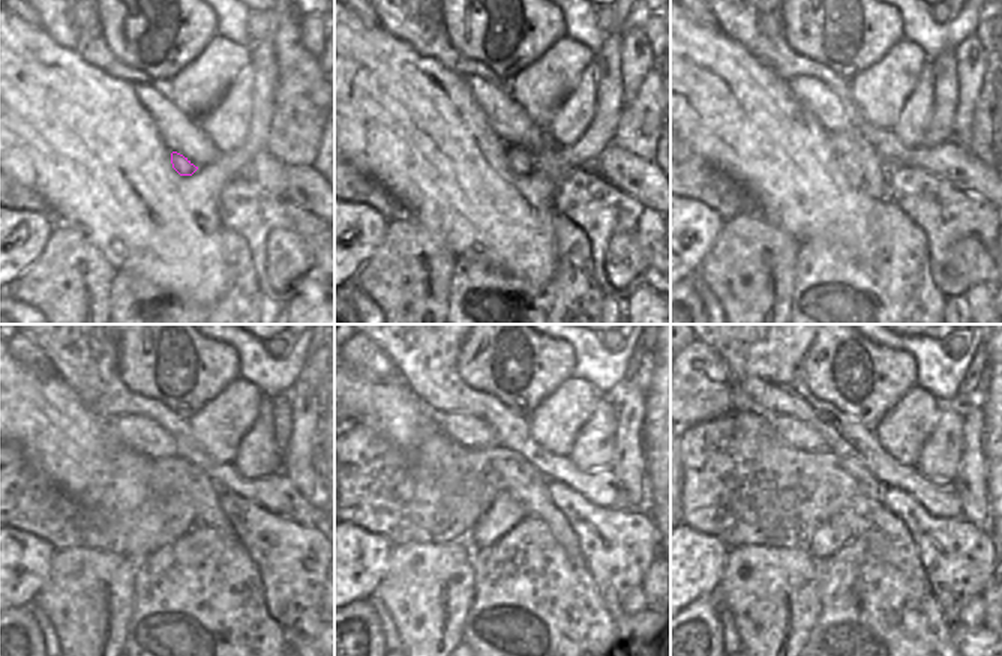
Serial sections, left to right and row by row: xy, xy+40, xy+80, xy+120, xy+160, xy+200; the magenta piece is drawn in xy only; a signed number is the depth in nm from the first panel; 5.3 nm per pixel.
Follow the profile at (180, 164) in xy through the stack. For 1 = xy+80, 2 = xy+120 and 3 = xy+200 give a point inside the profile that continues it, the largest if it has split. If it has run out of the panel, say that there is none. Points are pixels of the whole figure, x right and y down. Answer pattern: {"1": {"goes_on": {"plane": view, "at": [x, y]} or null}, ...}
{"1": {"goes_on": {"plane": "xy+80", "at": [852, 173]}}, "2": {"goes_on": {"plane": "xy+120", "at": [180, 517]}}, "3": {"goes_on": {"plane": "xy+200", "at": [828, 538]}}}

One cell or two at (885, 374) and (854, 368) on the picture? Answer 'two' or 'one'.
one

